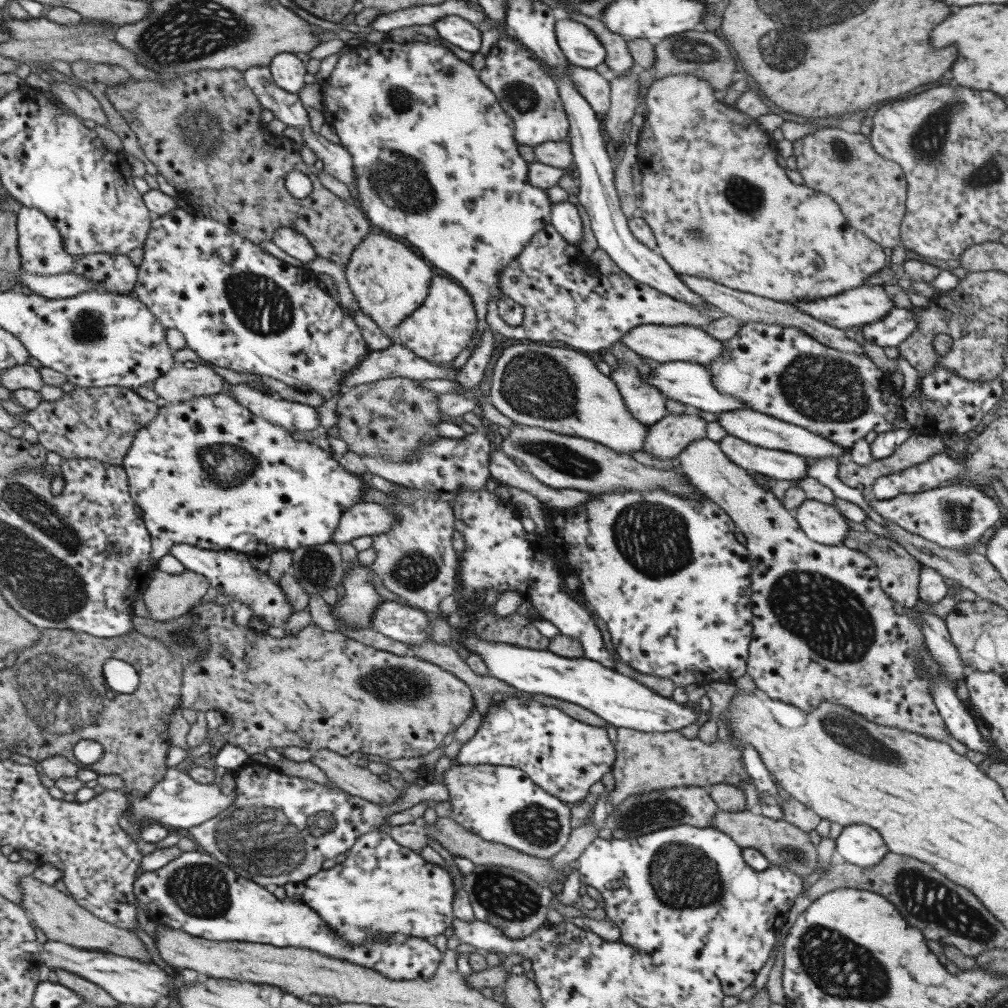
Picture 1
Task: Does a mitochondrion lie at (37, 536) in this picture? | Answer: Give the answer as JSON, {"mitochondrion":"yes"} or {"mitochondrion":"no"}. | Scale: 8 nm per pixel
{"mitochondrion":"yes"}

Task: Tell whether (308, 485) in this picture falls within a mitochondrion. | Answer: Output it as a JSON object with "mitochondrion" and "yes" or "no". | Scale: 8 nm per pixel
{"mitochondrion":"no"}

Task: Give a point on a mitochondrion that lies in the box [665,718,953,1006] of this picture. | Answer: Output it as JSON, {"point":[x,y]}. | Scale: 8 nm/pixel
{"point":[839,967]}

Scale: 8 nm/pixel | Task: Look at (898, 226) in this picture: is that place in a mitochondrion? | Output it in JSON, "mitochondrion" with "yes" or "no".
{"mitochondrion":"no"}

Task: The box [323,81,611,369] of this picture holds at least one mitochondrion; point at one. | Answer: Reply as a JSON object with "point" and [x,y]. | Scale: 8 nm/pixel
{"point":[397,180]}

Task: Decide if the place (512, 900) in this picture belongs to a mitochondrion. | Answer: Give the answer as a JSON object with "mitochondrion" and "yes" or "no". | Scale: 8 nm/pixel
{"mitochondrion":"yes"}

